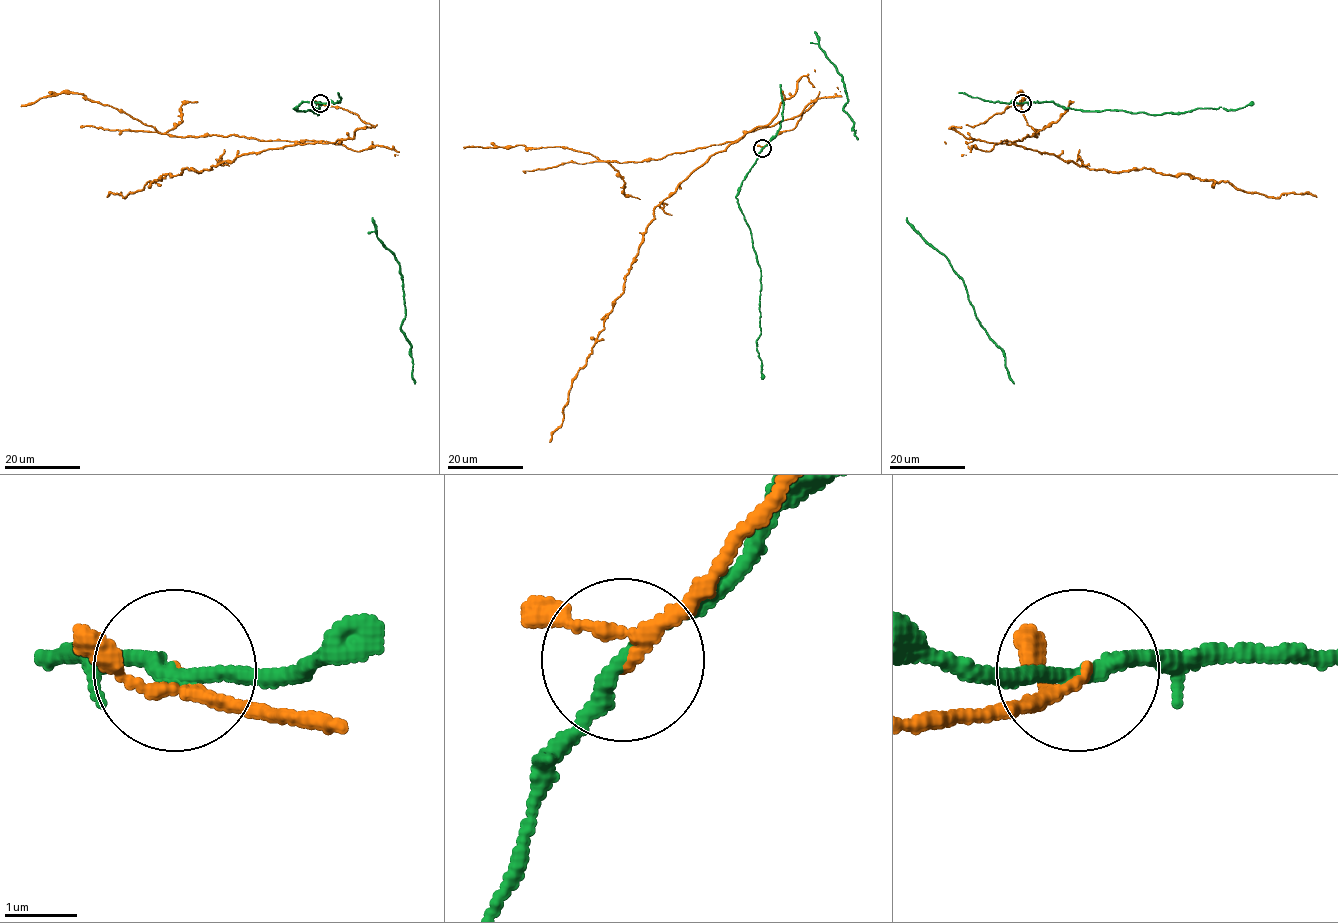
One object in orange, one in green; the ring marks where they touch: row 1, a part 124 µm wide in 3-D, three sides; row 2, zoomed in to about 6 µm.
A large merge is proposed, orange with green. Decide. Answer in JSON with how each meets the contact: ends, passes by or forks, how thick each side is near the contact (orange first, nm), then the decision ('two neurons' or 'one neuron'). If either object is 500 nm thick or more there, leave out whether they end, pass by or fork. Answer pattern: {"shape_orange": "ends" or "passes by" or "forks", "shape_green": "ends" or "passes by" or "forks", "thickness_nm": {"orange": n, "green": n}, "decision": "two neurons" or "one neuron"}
{"shape_orange": "passes by", "shape_green": "passes by", "thickness_nm": {"orange": 160, "green": 190}, "decision": "two neurons"}

